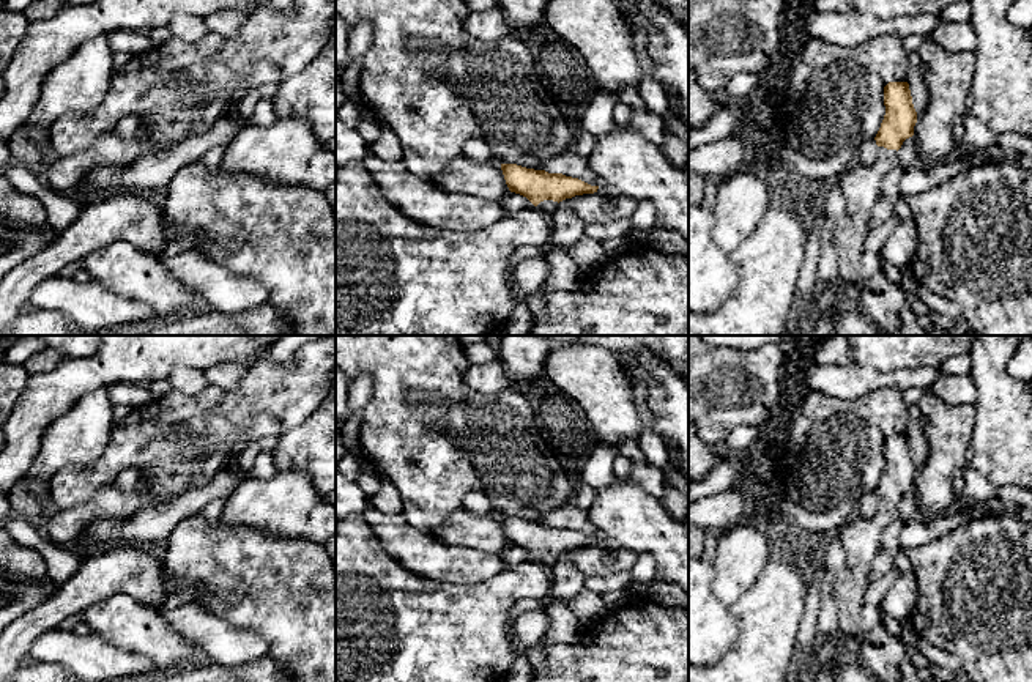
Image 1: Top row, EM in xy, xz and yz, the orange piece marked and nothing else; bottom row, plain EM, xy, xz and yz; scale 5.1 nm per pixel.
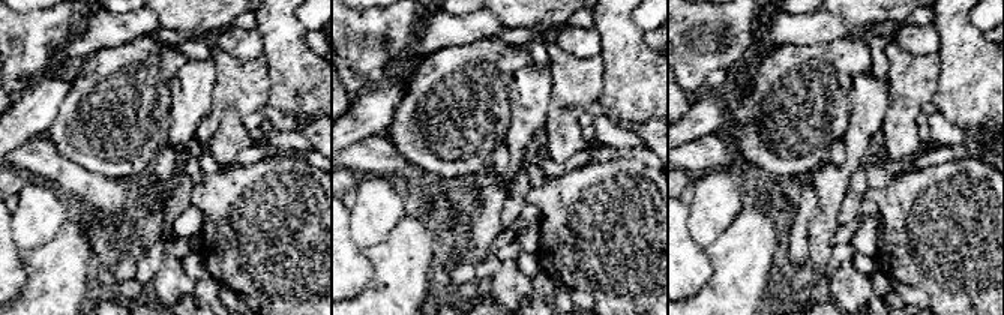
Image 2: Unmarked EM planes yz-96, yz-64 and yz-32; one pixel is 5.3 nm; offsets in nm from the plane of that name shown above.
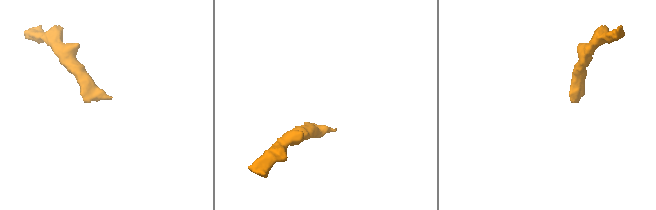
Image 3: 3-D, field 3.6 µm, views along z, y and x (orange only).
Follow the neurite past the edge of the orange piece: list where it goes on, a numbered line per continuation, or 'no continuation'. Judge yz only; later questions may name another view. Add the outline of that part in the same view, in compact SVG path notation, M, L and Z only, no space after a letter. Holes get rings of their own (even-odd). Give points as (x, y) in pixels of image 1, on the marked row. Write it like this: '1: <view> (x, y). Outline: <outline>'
1: yz (861, 185). Outline: M878 146L871 165L857 164L838 178L846 211L835 224L832 243L838 258L838 279L851 295L859 285L863 243L870 230L873 206L881 195L887 172L897 162L897 150Z

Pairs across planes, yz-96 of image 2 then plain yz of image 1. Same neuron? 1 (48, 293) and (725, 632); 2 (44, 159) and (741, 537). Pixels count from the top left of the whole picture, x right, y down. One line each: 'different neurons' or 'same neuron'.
1: different neurons
2: different neurons

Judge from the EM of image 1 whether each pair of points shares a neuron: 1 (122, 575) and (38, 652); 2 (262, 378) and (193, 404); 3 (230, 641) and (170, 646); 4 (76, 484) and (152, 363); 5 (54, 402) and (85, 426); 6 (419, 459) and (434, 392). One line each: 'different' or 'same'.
1: different
2: same
3: different
4: different
5: different
6: same

